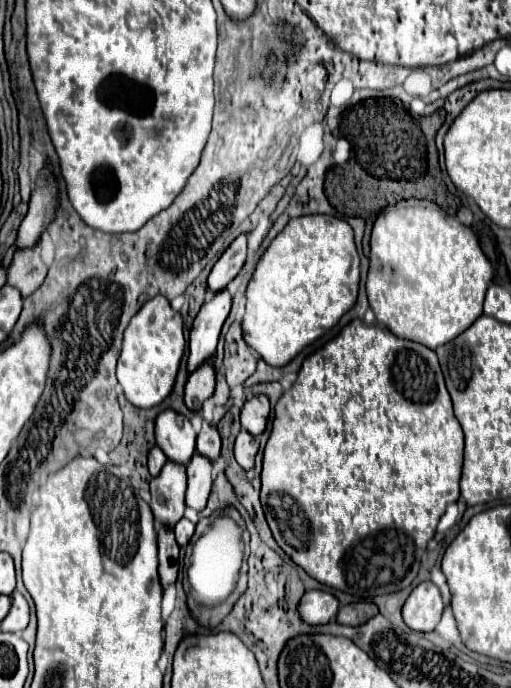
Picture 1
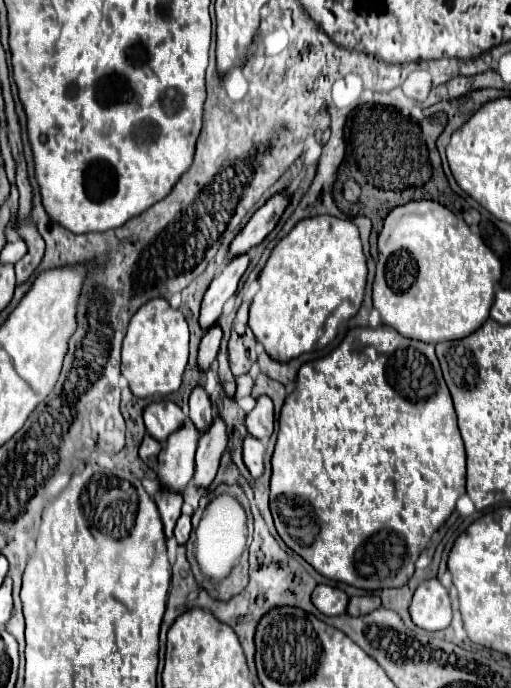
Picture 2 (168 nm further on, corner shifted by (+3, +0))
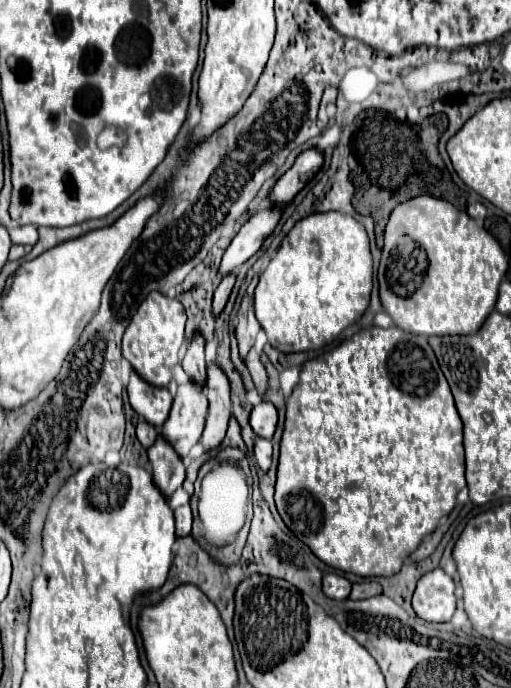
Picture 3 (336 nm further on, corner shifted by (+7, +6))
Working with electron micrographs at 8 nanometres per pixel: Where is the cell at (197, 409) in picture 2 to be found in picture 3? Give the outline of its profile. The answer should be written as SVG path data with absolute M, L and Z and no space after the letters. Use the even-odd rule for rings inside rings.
M197 334L189 342L187 352L183 356L183 362L181 362L181 366L187 372L187 376L191 378L191 382L199 382L201 386L207 384L207 368L205 368L203 350L205 350L205 340Z

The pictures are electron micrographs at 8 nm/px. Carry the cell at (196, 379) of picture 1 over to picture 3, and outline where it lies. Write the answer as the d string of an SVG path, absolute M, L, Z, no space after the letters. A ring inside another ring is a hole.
M229 274L229 276L225 276L223 282L217 286L215 296L213 296L213 314L215 314L215 316L219 316L219 314L223 312L225 304L227 304L227 298L229 298L229 294L231 294L233 284L235 284L235 276Z

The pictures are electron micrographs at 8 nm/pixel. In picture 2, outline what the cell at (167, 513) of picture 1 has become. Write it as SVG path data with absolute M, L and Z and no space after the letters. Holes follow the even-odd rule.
M187 418L183 426L173 432L165 448L159 454L159 470L157 476L163 484L171 484L171 488L183 490L195 472L195 450L199 440L197 426Z

